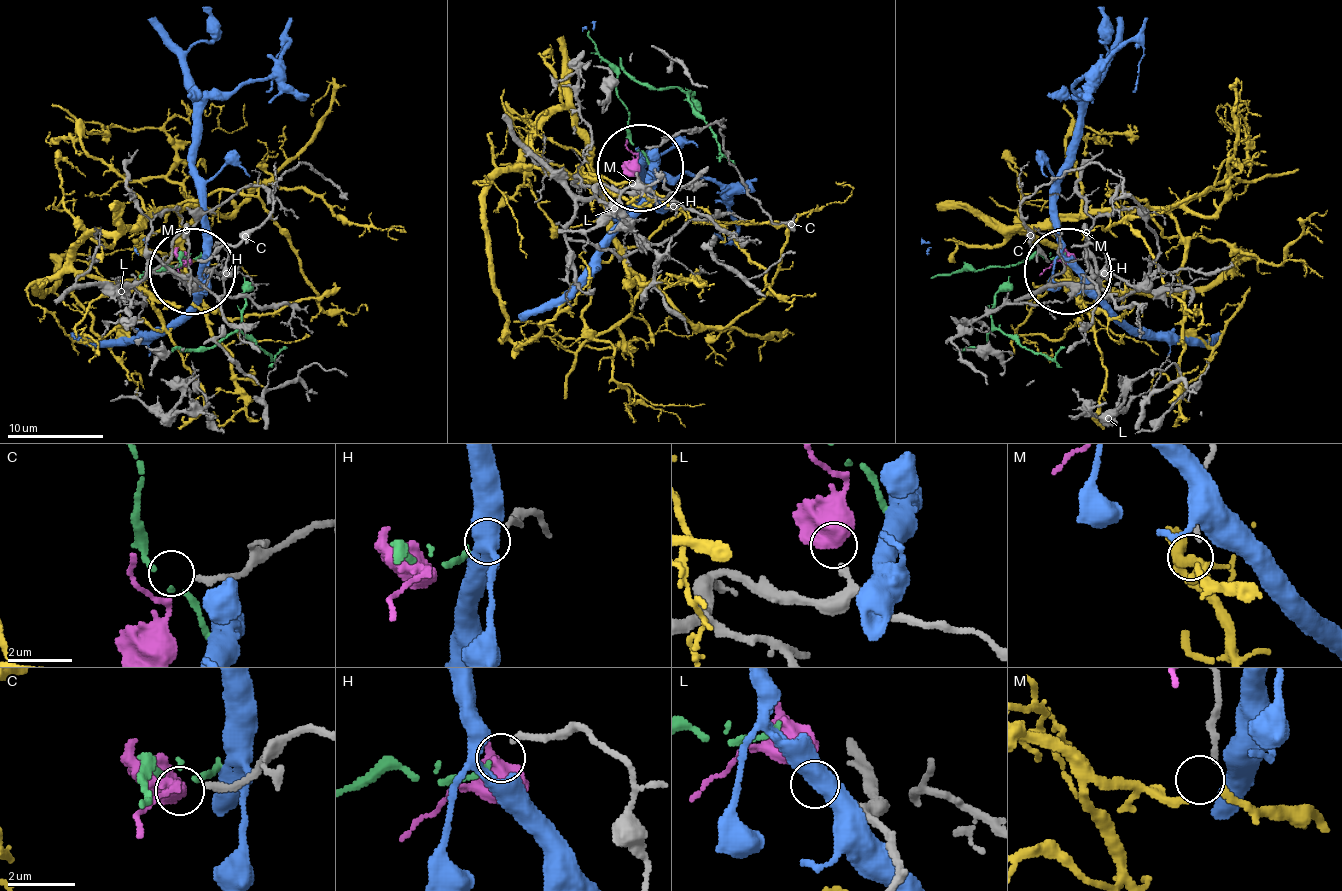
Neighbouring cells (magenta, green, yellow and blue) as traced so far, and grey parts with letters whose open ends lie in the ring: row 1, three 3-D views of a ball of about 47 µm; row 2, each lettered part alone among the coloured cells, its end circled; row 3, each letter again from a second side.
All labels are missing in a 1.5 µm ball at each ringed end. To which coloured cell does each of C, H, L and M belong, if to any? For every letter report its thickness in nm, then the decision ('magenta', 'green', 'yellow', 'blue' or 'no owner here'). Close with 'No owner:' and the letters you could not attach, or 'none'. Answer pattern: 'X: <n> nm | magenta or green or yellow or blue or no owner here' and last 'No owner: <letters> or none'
C: 200 nm | no owner here
H: 160 nm | green
L: 160 nm | magenta
M: 160 nm | yellow
No owner: C

